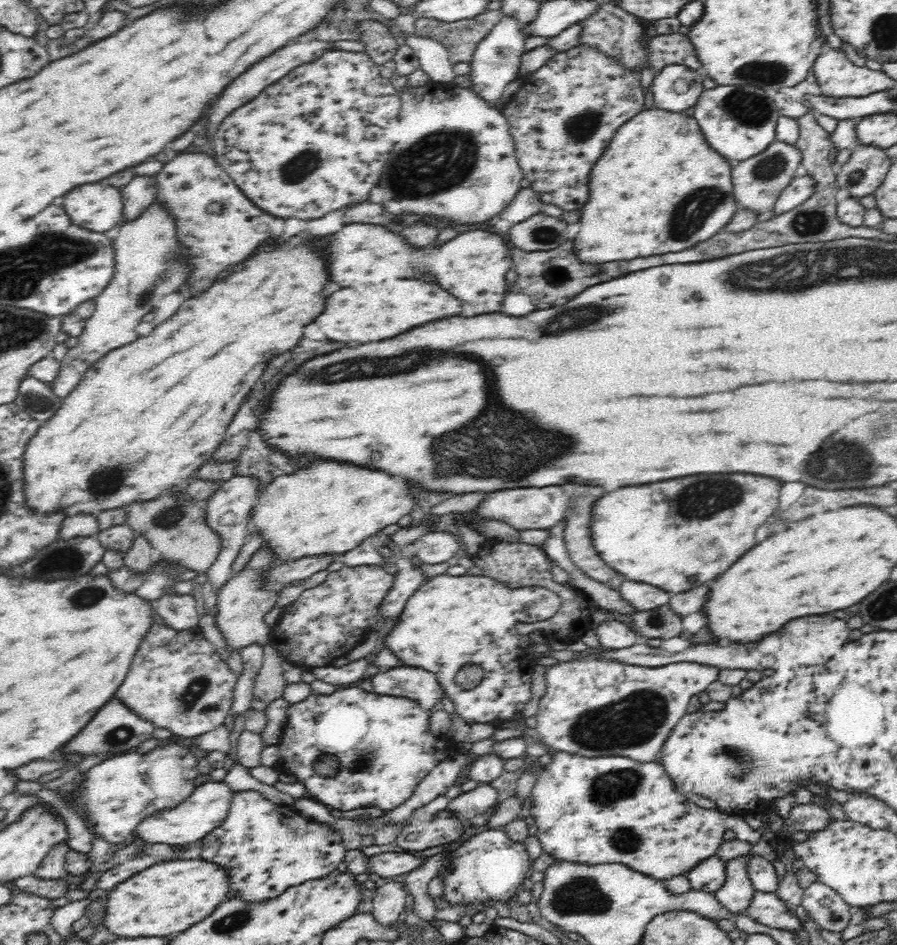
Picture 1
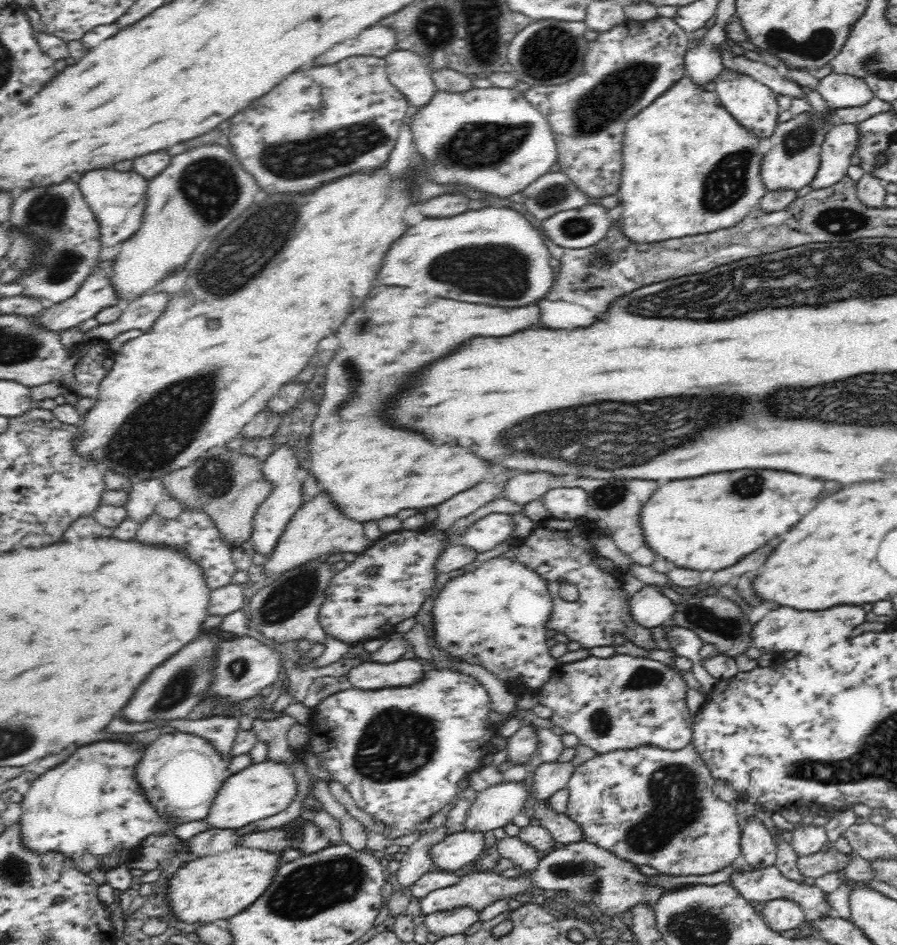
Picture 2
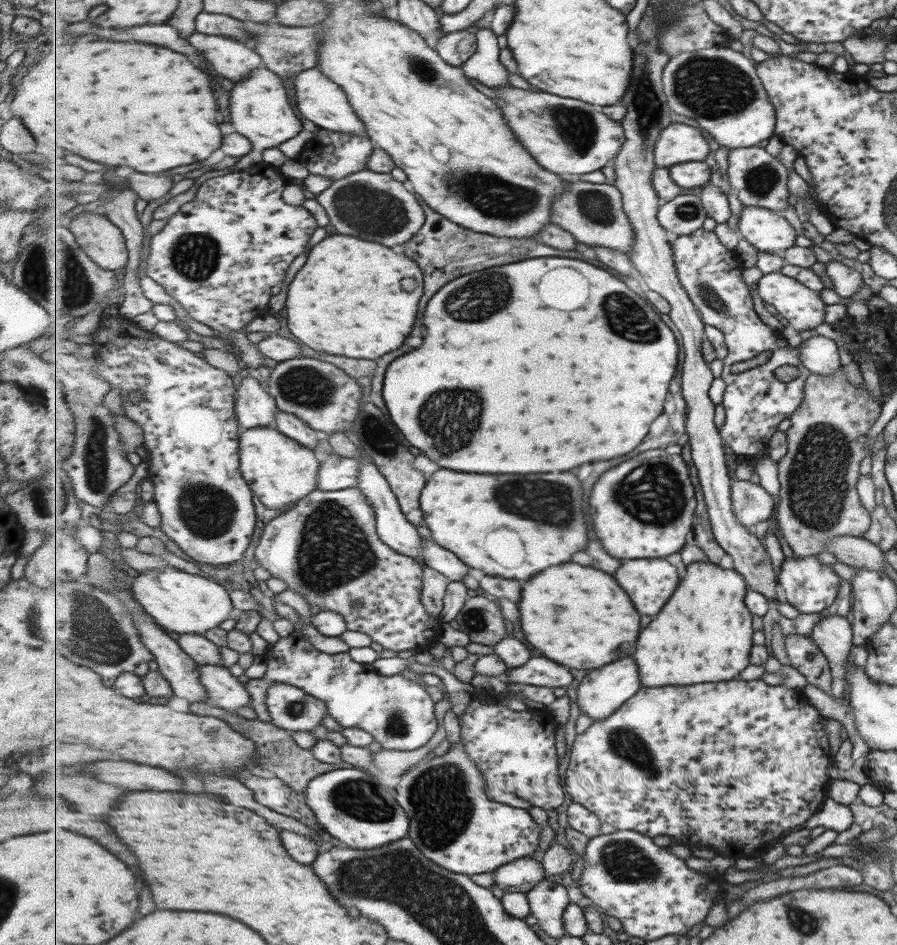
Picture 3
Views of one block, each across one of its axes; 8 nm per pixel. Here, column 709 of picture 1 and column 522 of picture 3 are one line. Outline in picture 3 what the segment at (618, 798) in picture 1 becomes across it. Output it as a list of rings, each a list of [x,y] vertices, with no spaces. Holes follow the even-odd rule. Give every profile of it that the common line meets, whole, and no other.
[[[463,739],[453,749],[444,755],[426,759],[403,774],[396,786],[397,802],[408,812],[410,818],[409,837],[416,842],[425,857],[433,860],[437,865],[456,874],[473,877],[477,874],[497,872],[498,868],[505,867],[514,861],[533,857],[541,847],[543,826],[531,816],[527,809],[515,808],[494,802],[485,794],[488,787],[483,771],[477,763],[469,757]]]

